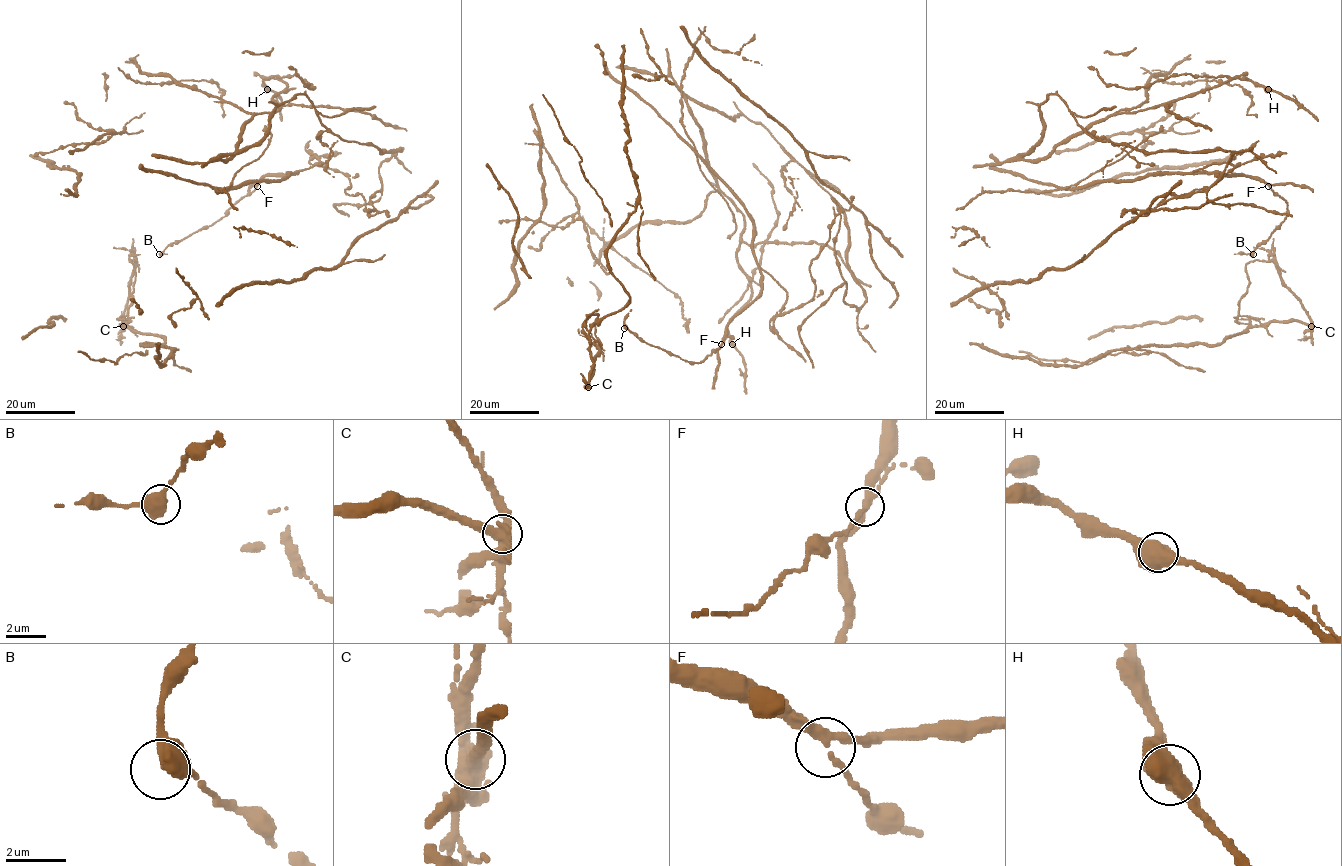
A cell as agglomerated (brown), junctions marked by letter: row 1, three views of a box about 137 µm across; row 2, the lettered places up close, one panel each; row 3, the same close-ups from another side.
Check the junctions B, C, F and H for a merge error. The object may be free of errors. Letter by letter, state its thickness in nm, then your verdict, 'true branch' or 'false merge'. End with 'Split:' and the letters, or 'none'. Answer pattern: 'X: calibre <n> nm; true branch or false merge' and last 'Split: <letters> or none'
B: calibre 340 nm; true branch
C: calibre 480 nm; false merge
F: calibre 260 nm; true branch
H: calibre 480 nm; true branch
Split: C

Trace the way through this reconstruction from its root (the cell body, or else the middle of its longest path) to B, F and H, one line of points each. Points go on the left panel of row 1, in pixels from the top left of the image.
B: (376, 210), (370, 216), (360, 193), (345, 192), (349, 179), (321, 162), (264, 176), (223, 217), (159, 254)
F: (376, 210), (370, 216), (360, 193), (345, 192), (349, 179), (321, 162), (257, 186)
H: (376, 210), (379, 165), (402, 150), (342, 140), (304, 94), (221, 159), (280, 109), (287, 84), (267, 89)

